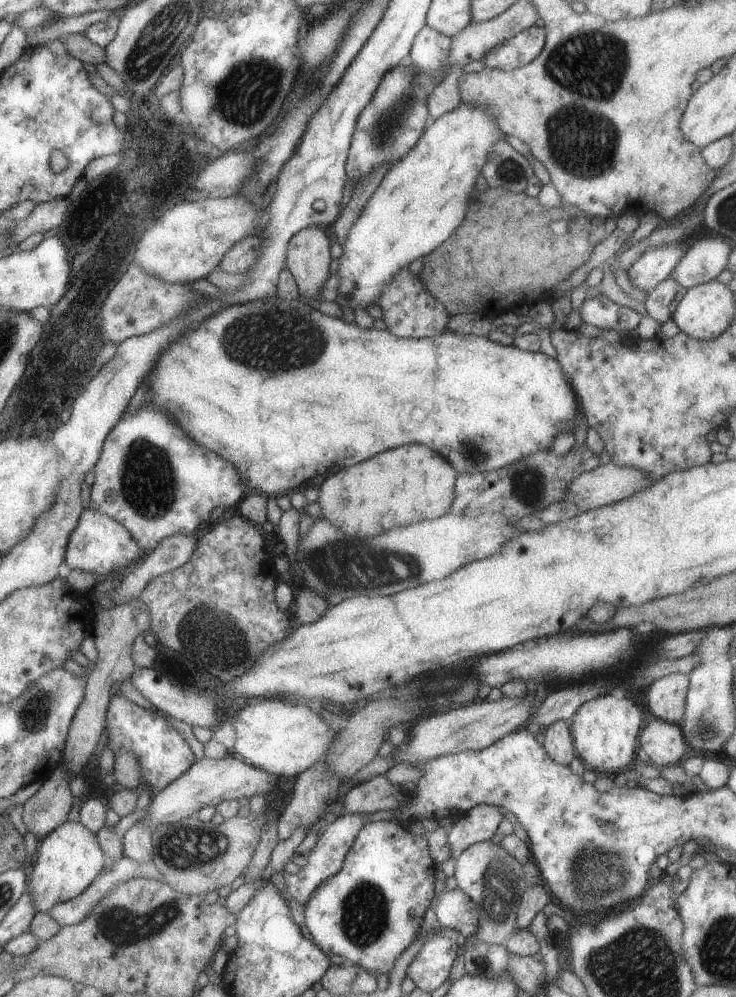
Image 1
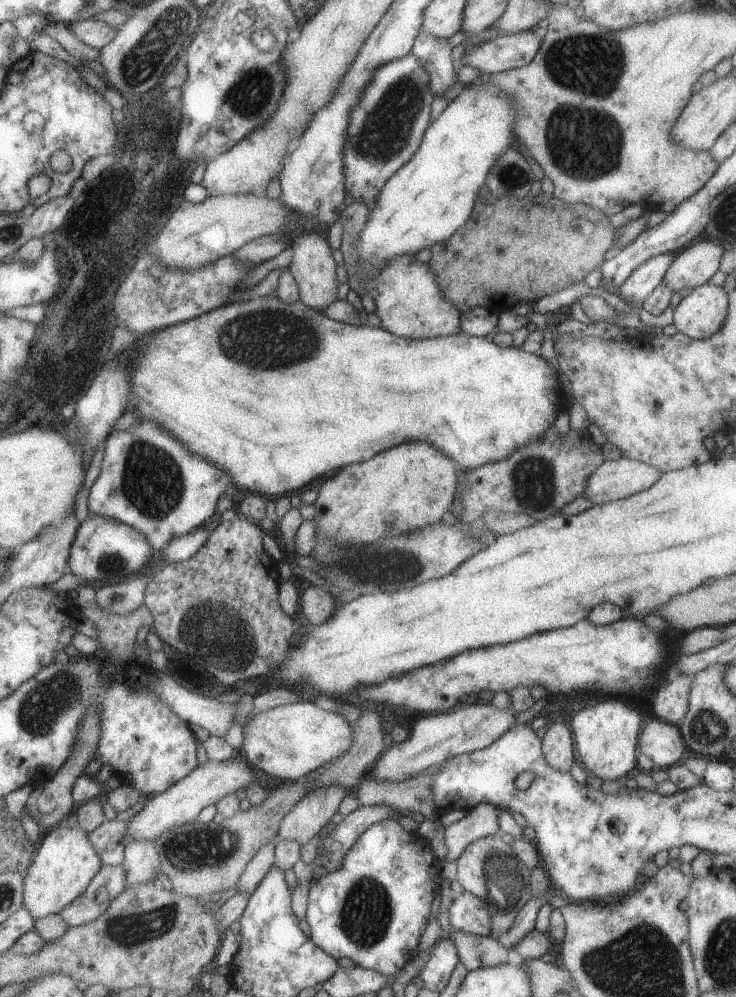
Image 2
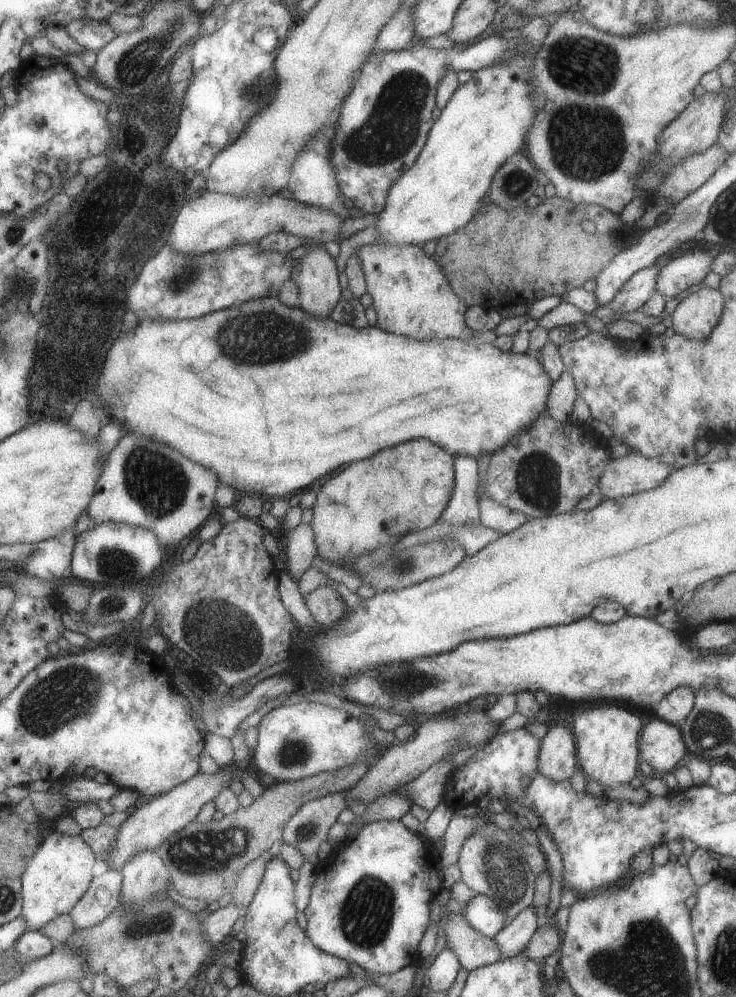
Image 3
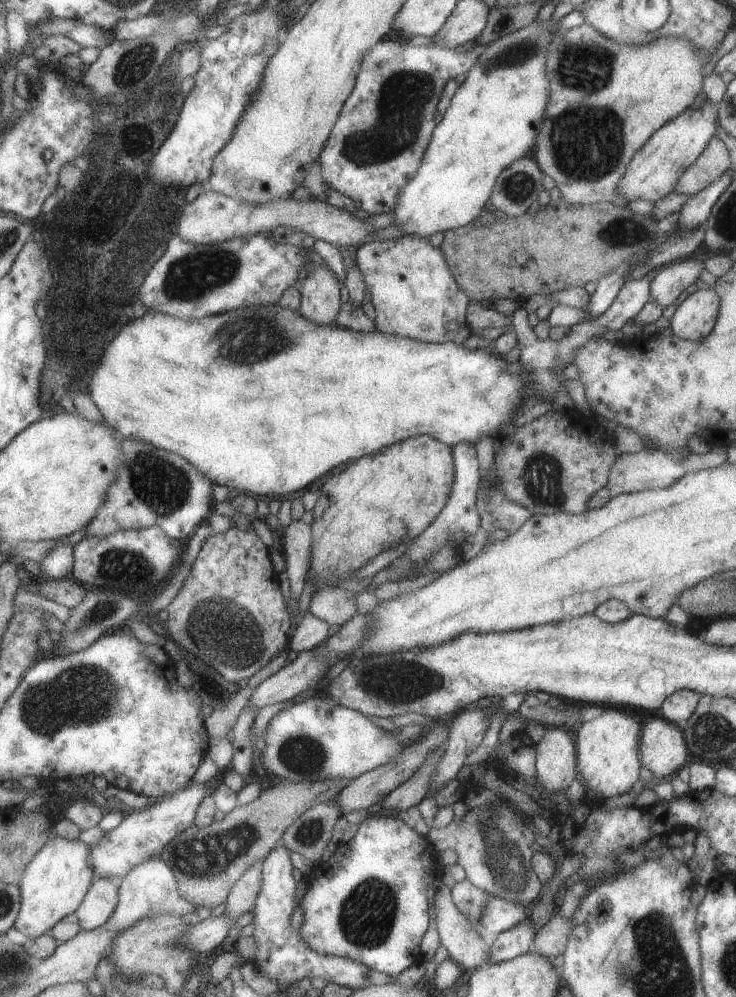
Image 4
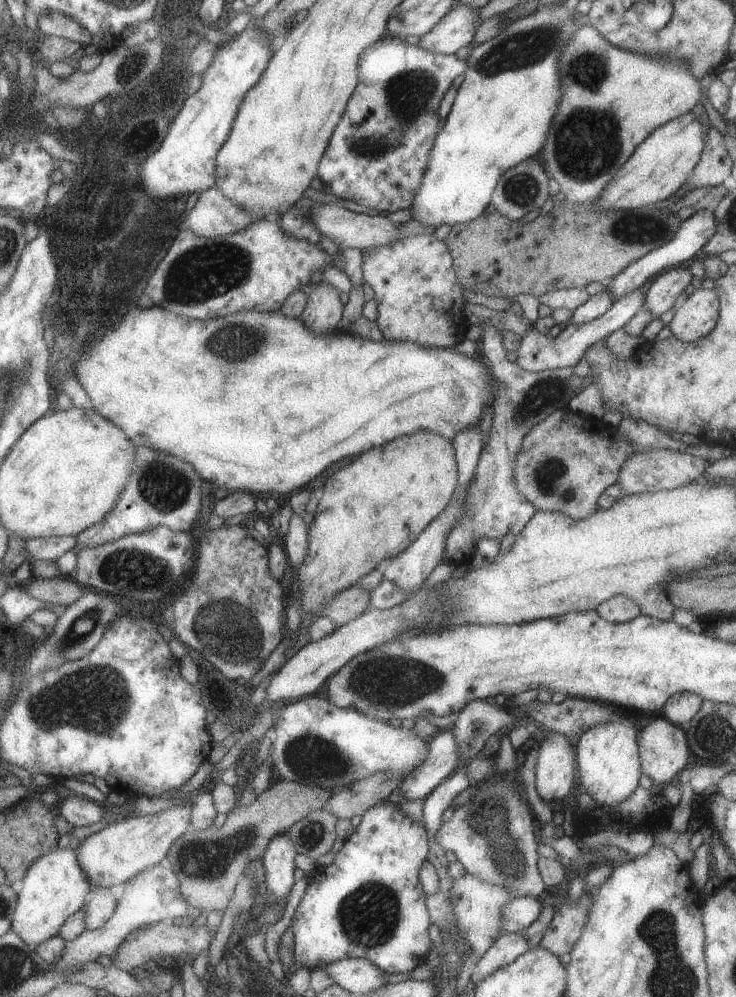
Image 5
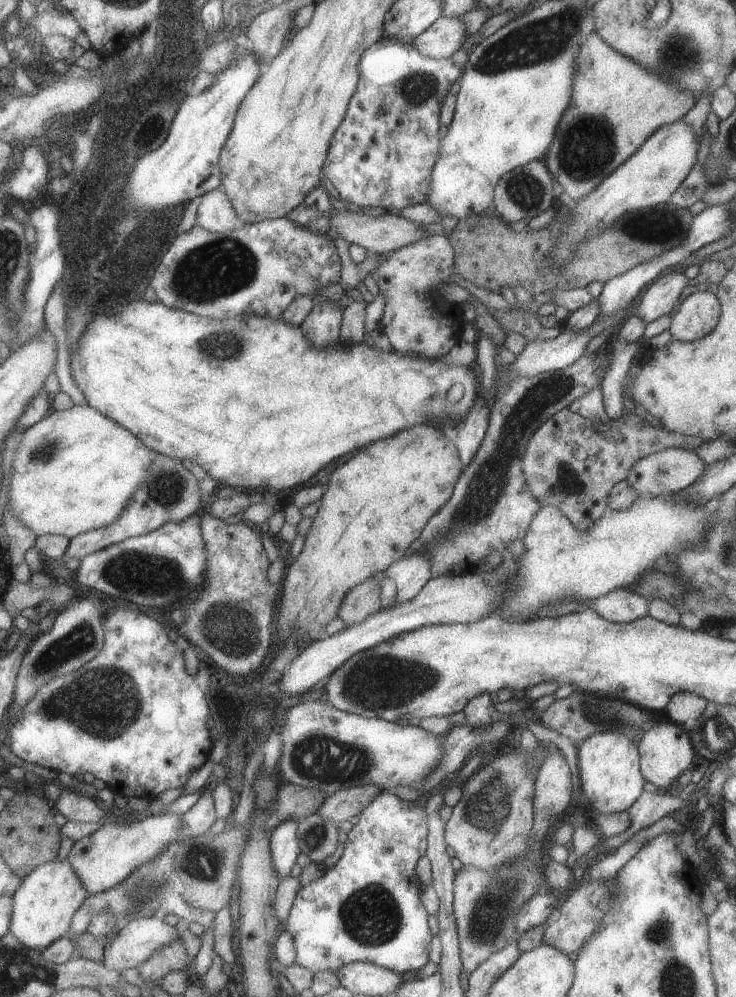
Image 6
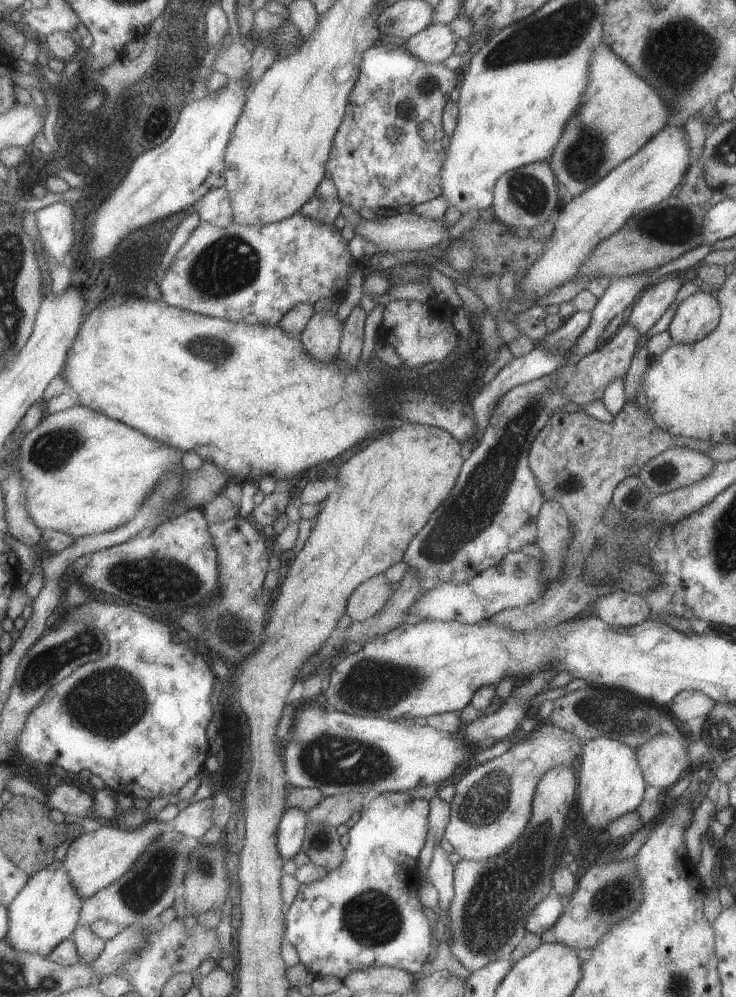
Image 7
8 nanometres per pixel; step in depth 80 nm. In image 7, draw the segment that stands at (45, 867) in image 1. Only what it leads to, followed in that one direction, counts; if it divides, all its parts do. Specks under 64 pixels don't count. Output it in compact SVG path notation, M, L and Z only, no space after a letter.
M64 867L39 870L31 876L27 886L17 894L17 899L9 906L9 944L17 950L41 954L48 958L63 940L70 939L76 932L85 900L75 890L73 880Z

